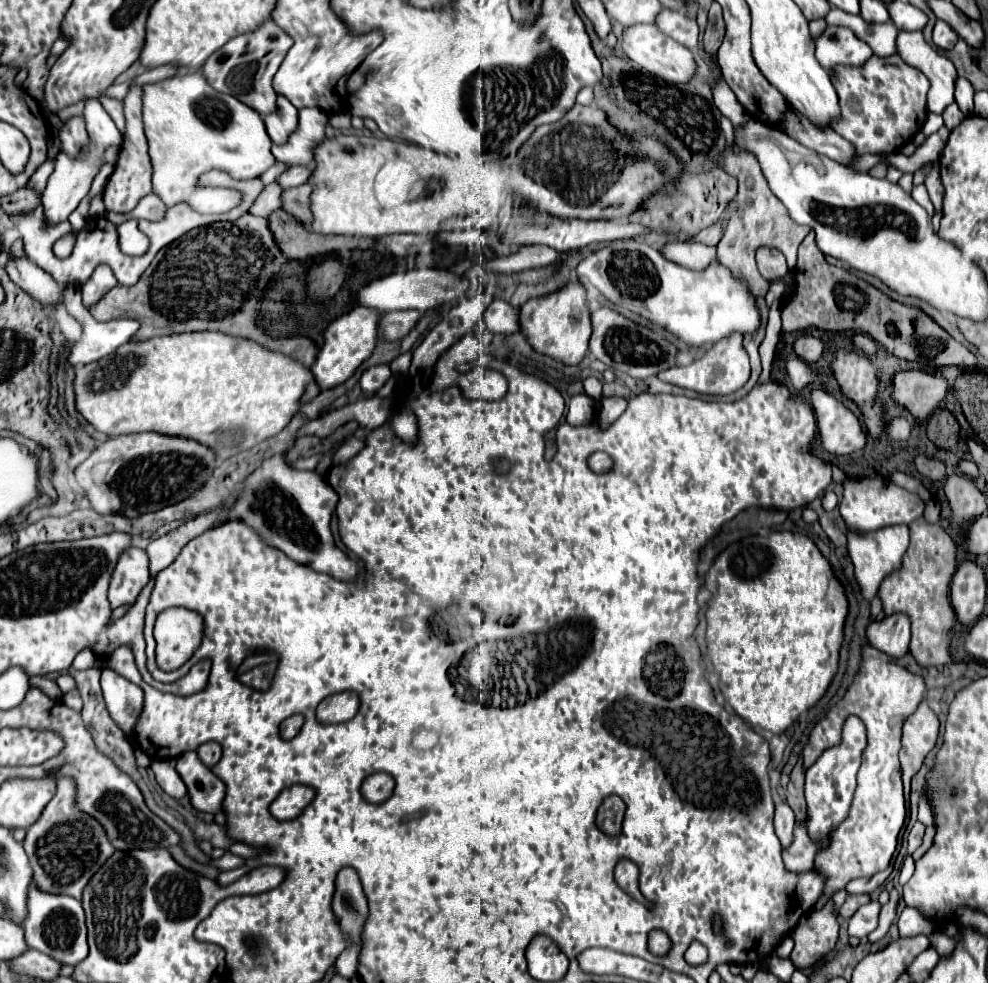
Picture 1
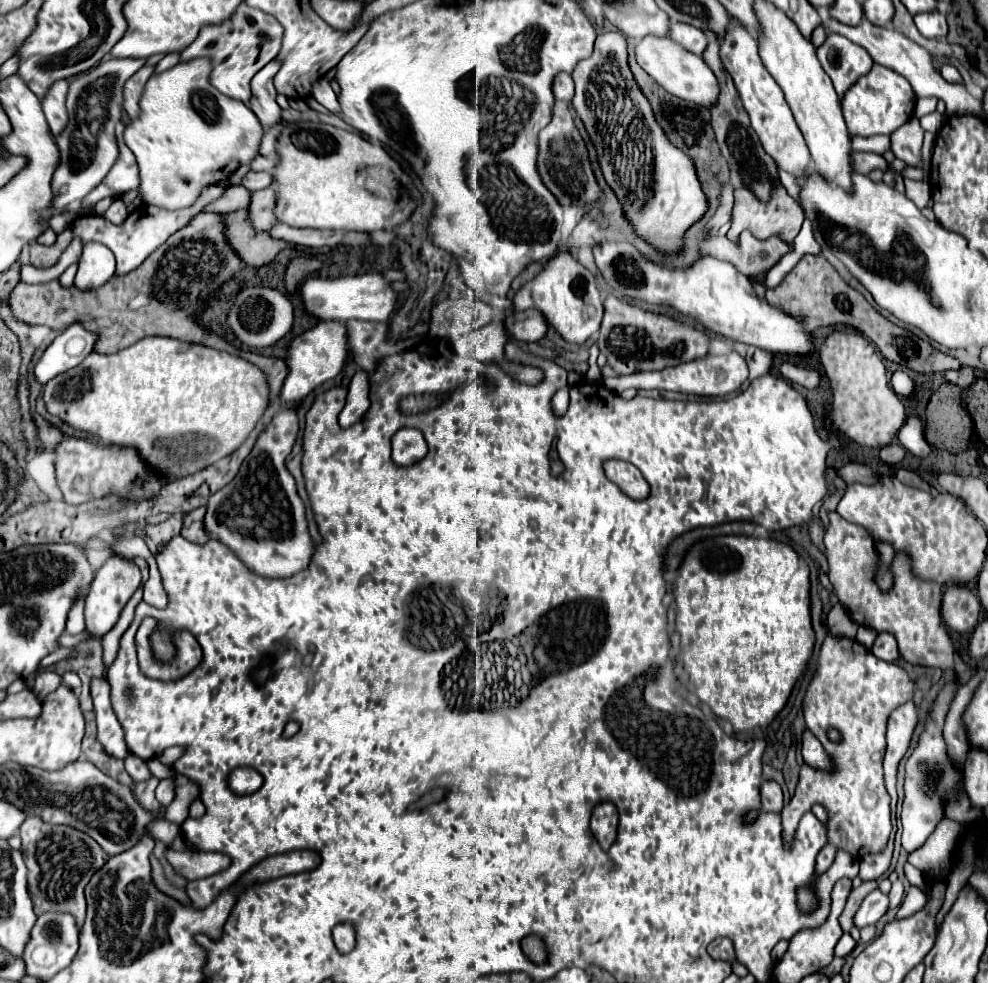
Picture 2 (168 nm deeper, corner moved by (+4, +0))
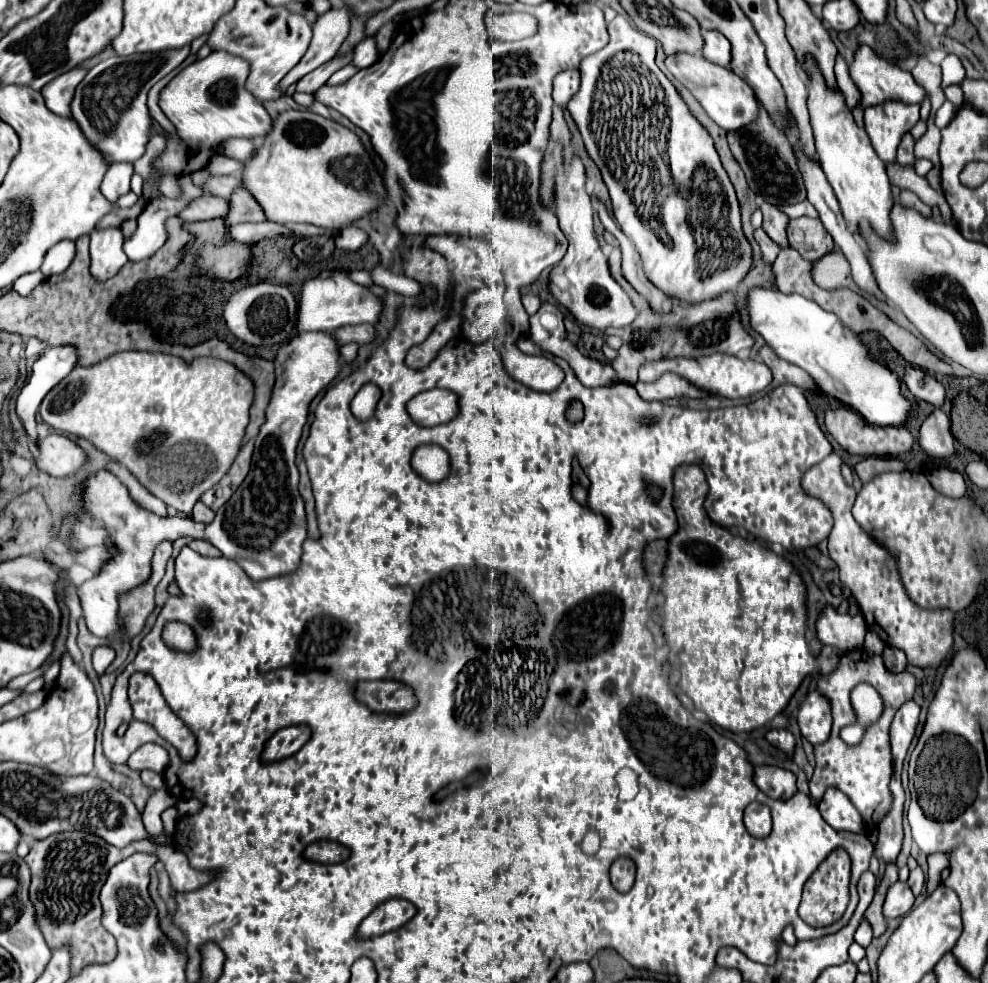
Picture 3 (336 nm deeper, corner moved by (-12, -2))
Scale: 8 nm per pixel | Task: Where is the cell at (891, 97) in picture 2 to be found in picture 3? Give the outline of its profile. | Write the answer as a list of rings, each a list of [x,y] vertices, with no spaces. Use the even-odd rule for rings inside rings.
[[[886,101],[884,105],[868,107],[864,111],[864,129],[872,141],[874,151],[884,163],[896,161],[896,149],[902,135],[920,119],[920,105],[906,105],[898,101]]]

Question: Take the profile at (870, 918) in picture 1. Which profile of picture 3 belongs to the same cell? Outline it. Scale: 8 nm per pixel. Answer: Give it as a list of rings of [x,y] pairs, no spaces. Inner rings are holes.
[[[896,881],[886,895],[886,903],[884,903],[884,917],[886,919],[894,919],[894,917],[902,917],[906,915],[914,905],[914,895],[908,883]]]

